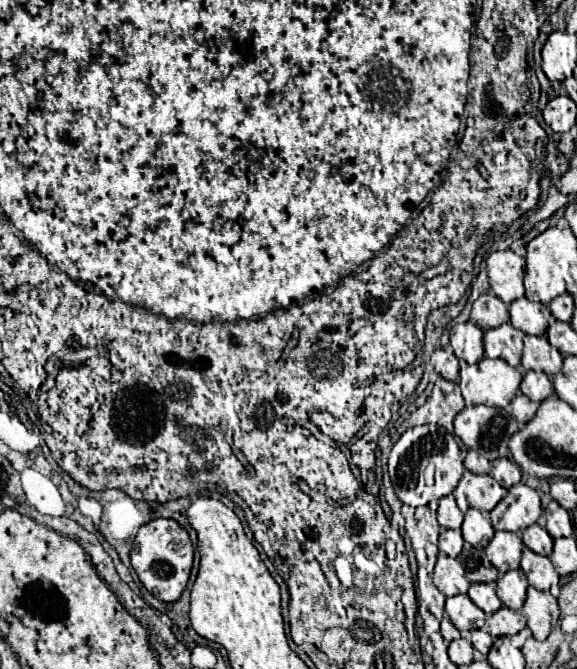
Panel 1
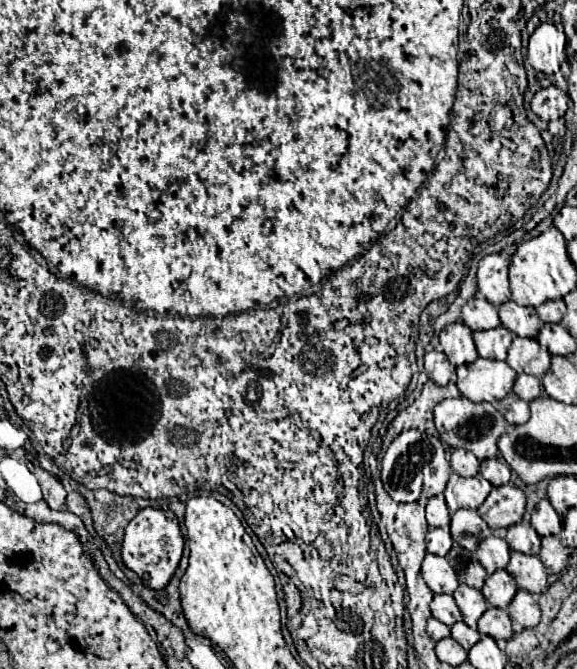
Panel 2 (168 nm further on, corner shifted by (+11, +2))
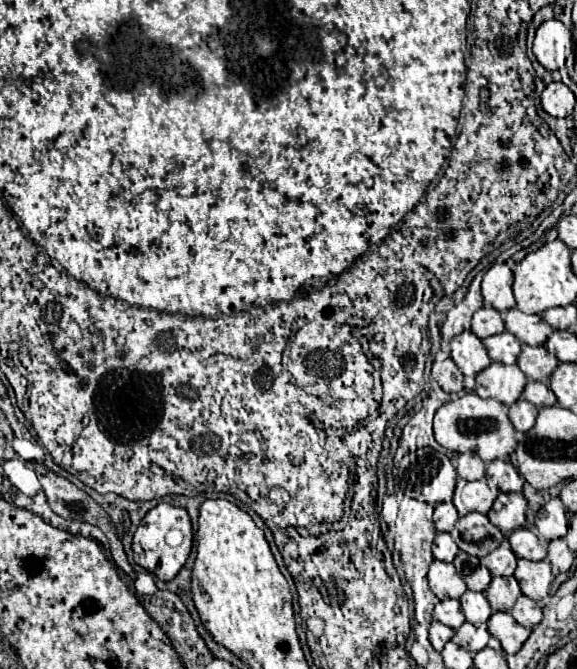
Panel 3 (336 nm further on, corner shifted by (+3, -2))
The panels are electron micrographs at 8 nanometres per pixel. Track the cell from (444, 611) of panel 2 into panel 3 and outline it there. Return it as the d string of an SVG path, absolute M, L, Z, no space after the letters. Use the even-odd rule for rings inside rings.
M443 599L435 605L433 617L451 629L457 629L465 623L465 615L461 611L461 603L457 599Z

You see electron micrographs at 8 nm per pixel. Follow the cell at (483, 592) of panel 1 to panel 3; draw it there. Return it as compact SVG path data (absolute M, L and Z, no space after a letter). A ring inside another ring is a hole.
M465 591L459 601L461 601L461 607L463 607L463 613L465 613L467 621L473 623L473 625L483 625L493 613L491 605L489 605L489 601L483 593Z

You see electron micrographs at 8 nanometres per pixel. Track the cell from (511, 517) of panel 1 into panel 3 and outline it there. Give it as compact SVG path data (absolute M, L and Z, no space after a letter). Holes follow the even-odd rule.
M499 493L487 517L503 533L511 533L525 525L525 511L527 511L527 501L523 493Z

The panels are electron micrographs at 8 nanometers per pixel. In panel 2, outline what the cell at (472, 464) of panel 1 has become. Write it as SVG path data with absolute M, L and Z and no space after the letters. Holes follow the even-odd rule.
M455 449L451 453L451 467L461 477L475 477L479 473L479 459L467 449Z

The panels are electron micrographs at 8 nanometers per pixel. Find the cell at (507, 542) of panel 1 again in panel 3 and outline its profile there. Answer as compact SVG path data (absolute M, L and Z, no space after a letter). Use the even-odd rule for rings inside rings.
M503 541L495 551L491 551L489 555L485 555L483 559L481 559L481 563L489 569L489 573L493 575L493 577L509 577L509 575L513 575L513 571L515 571L515 567L517 567L517 557L515 557L515 553L511 551L511 547L509 547L509 543L507 541Z

